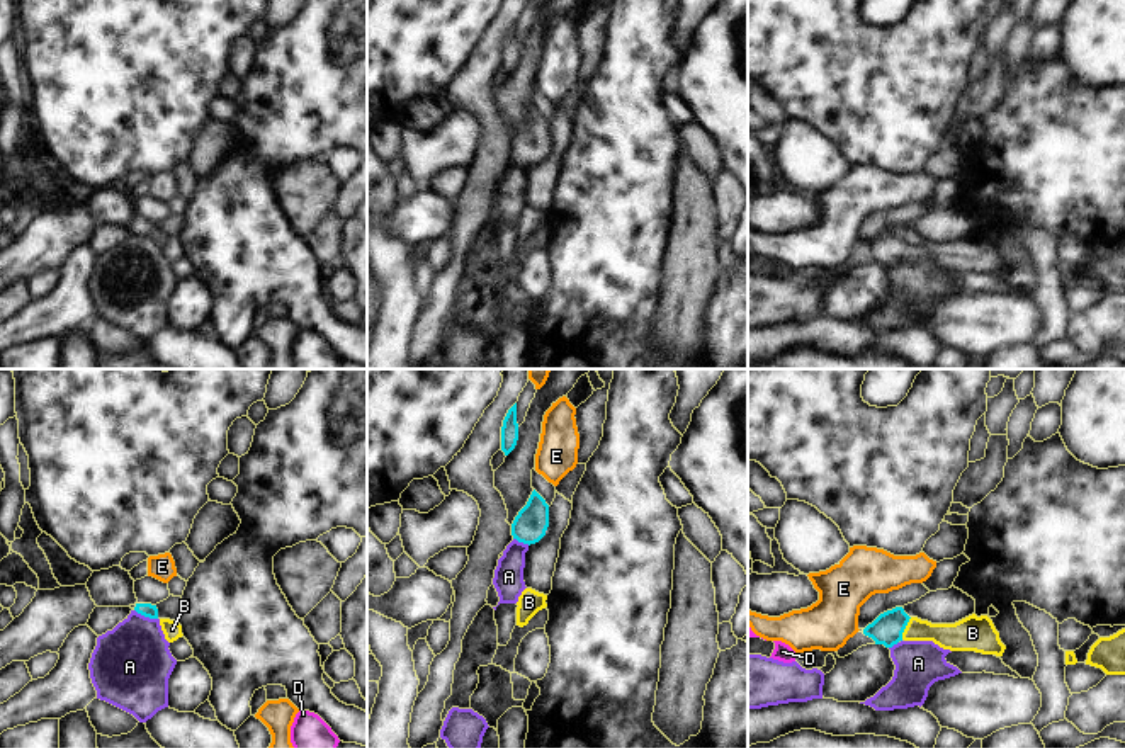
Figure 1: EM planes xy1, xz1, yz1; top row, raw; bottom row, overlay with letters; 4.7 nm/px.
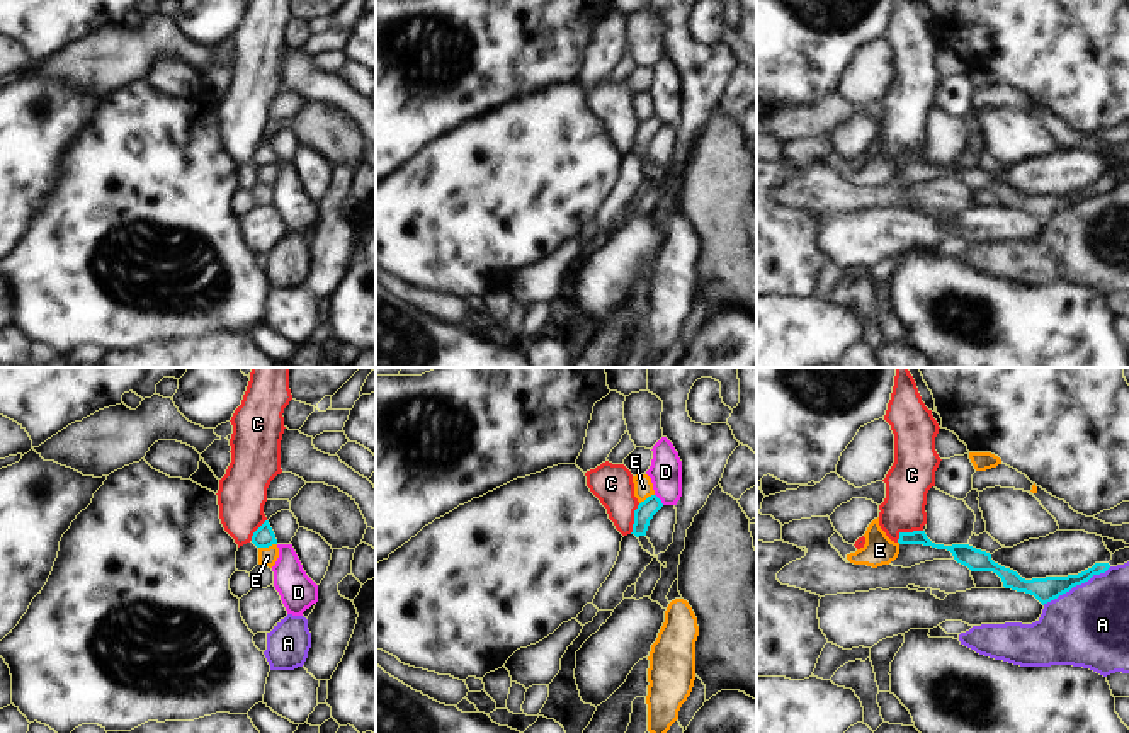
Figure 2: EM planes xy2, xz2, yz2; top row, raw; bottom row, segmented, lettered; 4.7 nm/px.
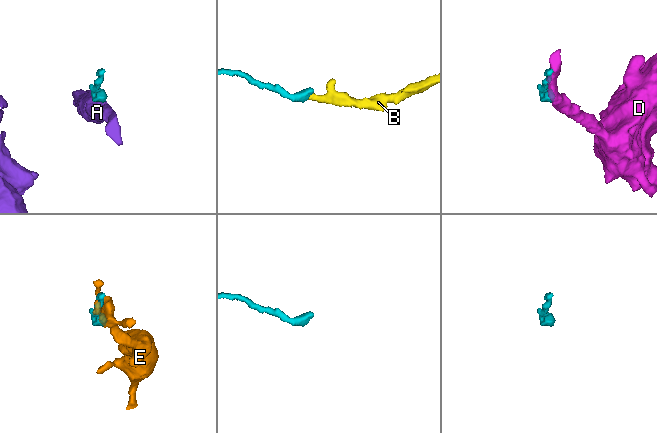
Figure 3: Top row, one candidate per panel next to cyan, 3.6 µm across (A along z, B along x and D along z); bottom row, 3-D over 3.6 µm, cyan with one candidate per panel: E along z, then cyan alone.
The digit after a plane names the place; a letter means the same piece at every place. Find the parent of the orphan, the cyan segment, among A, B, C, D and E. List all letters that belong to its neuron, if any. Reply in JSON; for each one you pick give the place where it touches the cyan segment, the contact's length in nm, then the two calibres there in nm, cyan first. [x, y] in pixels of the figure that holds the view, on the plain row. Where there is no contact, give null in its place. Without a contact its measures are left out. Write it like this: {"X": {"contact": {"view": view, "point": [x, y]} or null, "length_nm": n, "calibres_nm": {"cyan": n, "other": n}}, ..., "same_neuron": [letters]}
{"B": {"contact": {"view": "yz1", "point": [904, 247]}, "length_nm": 120, "calibres_nm": {"cyan": 150, "other": 130}}, "same_neuron": ["B"]}

